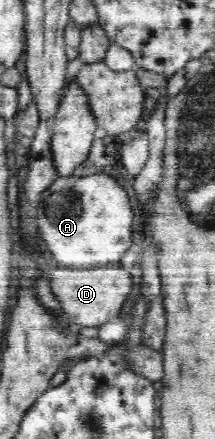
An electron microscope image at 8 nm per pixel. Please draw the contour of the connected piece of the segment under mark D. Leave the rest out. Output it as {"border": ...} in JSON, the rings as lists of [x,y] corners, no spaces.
{"border":[[[54,266],[48,271],[49,283],[59,306],[70,323],[78,328],[100,327],[118,318],[128,296],[132,294],[132,274],[128,268],[98,266],[74,270],[70,267]]]}

